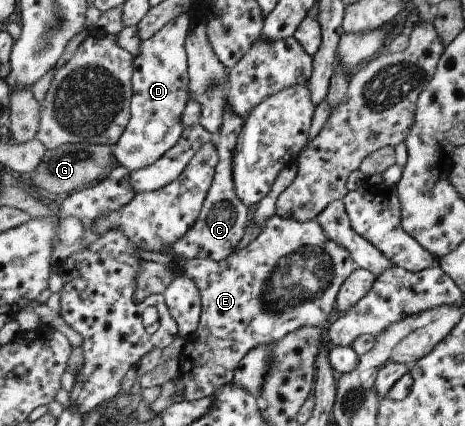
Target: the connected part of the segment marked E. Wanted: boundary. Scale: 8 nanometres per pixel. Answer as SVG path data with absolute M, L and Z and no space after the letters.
M276 214L269 219L264 232L253 240L248 246L232 253L224 261L216 262L214 259L196 259L187 262L181 271L181 274L188 276L194 280L197 289L202 294L202 314L200 326L196 329L193 335L186 338L184 350L178 358L181 366L181 379L184 381L184 401L189 400L194 402L204 397L214 396L218 390L222 390L222 386L230 386L235 379L235 371L238 365L241 364L241 360L250 352L250 350L256 349L262 344L274 344L274 342L281 341L287 334L298 330L304 326L318 326L323 327L326 320L330 318L330 312L334 308L334 300L338 289L341 288L342 282L357 269L354 260L350 258L348 250L342 248L338 242L330 240L324 232L324 228L320 226L320 222L317 219L300 222L294 220L294 218L282 218L282 216Z

